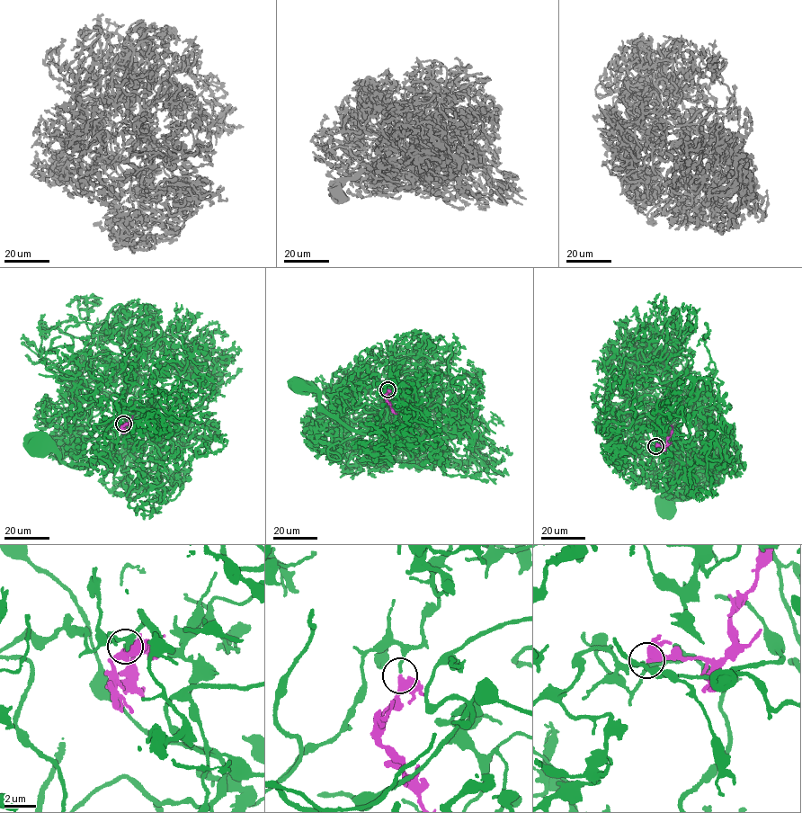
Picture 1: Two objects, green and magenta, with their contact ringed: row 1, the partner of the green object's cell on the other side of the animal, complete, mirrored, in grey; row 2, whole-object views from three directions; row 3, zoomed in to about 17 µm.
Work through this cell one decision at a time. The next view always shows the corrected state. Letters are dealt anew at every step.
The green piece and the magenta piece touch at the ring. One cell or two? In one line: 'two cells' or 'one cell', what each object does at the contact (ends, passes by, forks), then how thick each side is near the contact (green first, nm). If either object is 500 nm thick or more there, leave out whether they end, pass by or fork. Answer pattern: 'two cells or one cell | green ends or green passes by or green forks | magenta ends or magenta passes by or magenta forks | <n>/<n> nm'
one cell | green ends | magenta passes by | 200/360 nm

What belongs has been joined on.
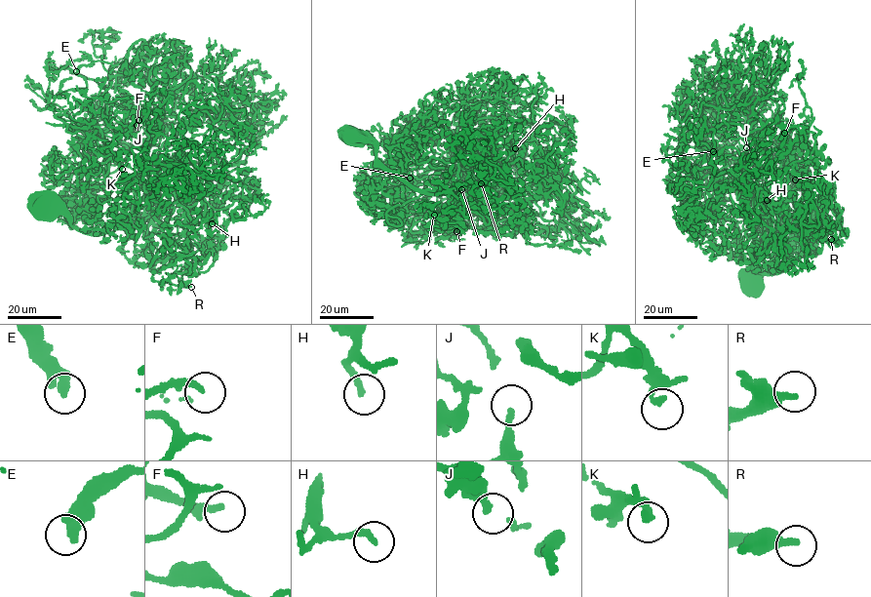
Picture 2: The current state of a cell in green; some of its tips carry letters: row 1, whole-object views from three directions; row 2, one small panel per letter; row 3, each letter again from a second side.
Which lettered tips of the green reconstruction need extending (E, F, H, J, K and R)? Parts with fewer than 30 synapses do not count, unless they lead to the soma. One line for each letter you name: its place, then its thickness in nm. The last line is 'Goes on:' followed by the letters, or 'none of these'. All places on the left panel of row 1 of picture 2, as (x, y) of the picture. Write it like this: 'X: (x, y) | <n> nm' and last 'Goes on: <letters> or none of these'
F: (137, 125) | 220 nm
H: (212, 223) | 240 nm
Goes on: F, H

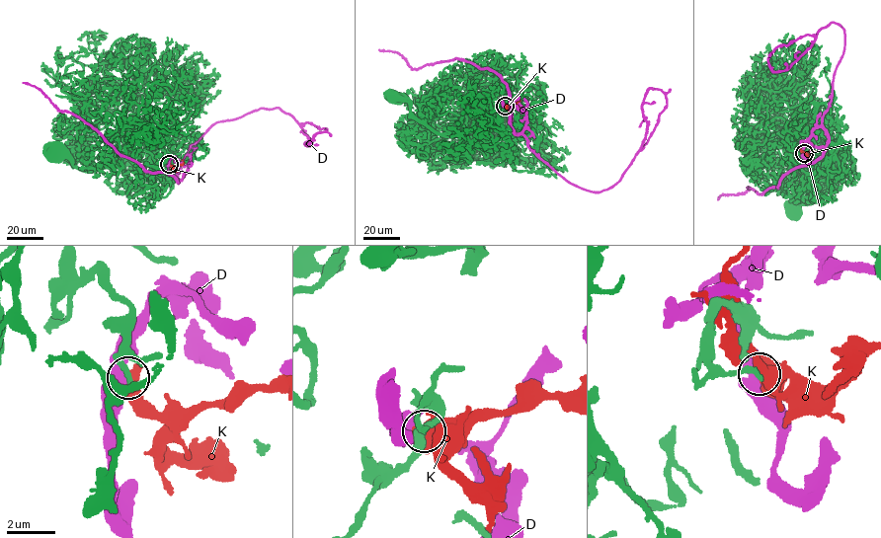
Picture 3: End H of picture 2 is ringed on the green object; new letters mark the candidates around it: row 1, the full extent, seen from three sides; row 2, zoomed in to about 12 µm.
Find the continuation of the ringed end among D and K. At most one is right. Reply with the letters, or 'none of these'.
K

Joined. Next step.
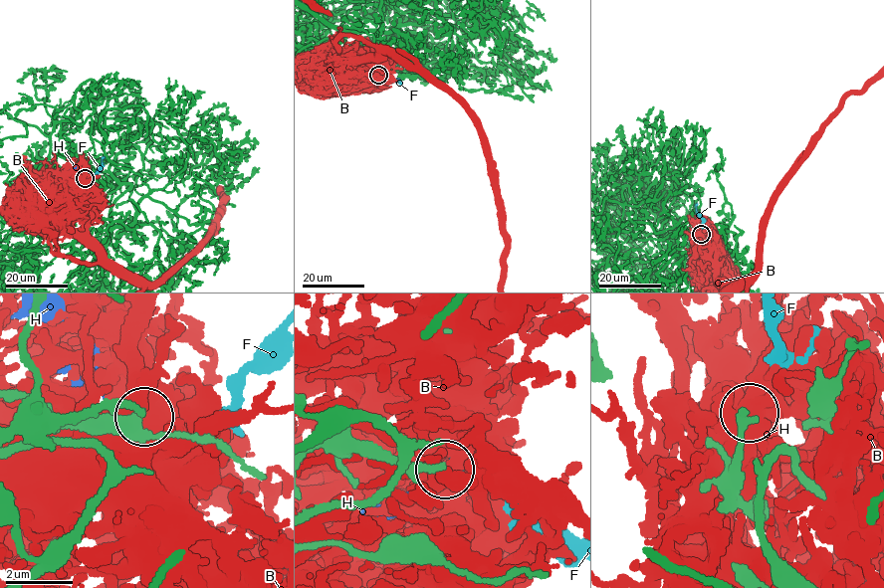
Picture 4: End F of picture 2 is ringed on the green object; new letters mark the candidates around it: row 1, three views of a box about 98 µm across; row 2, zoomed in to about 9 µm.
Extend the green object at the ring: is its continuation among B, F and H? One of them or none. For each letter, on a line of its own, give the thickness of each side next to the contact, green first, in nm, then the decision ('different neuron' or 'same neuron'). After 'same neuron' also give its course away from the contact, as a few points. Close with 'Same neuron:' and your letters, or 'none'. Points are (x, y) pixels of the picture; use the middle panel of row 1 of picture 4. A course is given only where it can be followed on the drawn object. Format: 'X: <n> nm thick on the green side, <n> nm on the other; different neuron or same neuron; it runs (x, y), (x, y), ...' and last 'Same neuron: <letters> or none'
B: 240 nm thick on the green side, 600 nm on the other; different neuron
F: 240 nm thick on the green side, 320 nm on the other; same neuron
H: 240 nm thick on the green side, 190 nm on the other; different neuron
Same neuron: F

